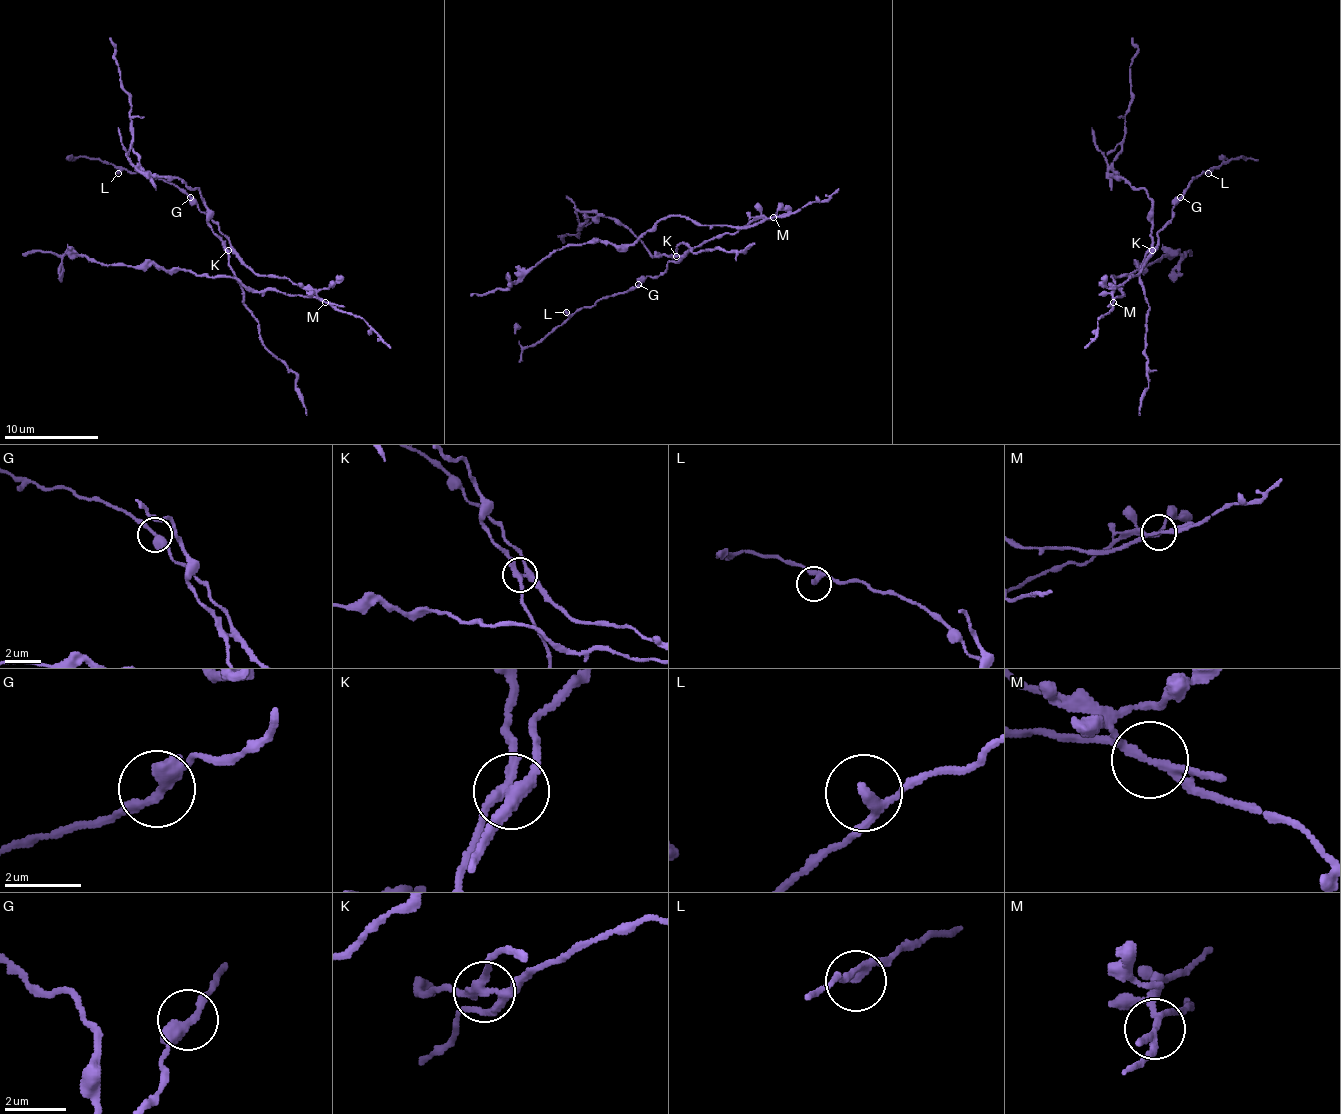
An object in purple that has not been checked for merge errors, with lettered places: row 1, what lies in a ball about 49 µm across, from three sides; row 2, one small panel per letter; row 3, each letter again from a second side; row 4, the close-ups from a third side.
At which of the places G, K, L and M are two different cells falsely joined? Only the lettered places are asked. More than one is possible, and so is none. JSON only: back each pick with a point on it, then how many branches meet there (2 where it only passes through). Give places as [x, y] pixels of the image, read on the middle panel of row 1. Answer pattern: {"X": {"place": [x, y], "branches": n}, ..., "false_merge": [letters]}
{"K": {"place": [676, 256], "branches": 4}, "M": {"place": [773, 217], "branches": 3}, "false_merge": ["K", "M"]}

